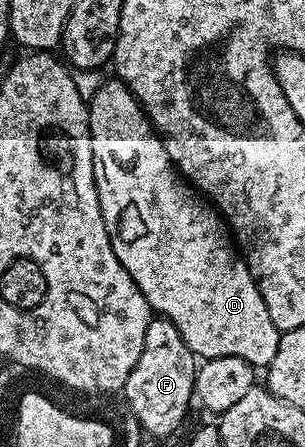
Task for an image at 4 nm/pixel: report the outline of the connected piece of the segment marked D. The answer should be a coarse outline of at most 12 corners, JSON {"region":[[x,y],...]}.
{"region":[[124,82],[88,108],[116,259],[195,358],[280,330]]}

